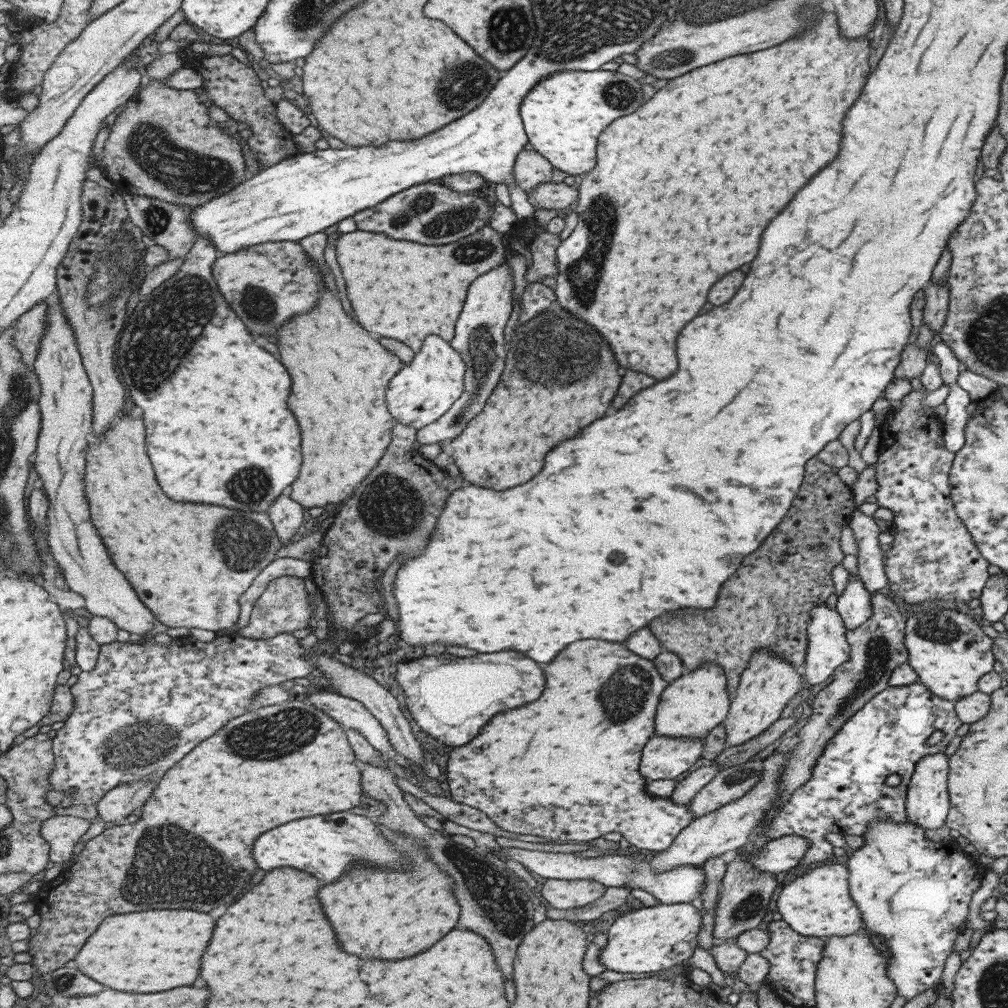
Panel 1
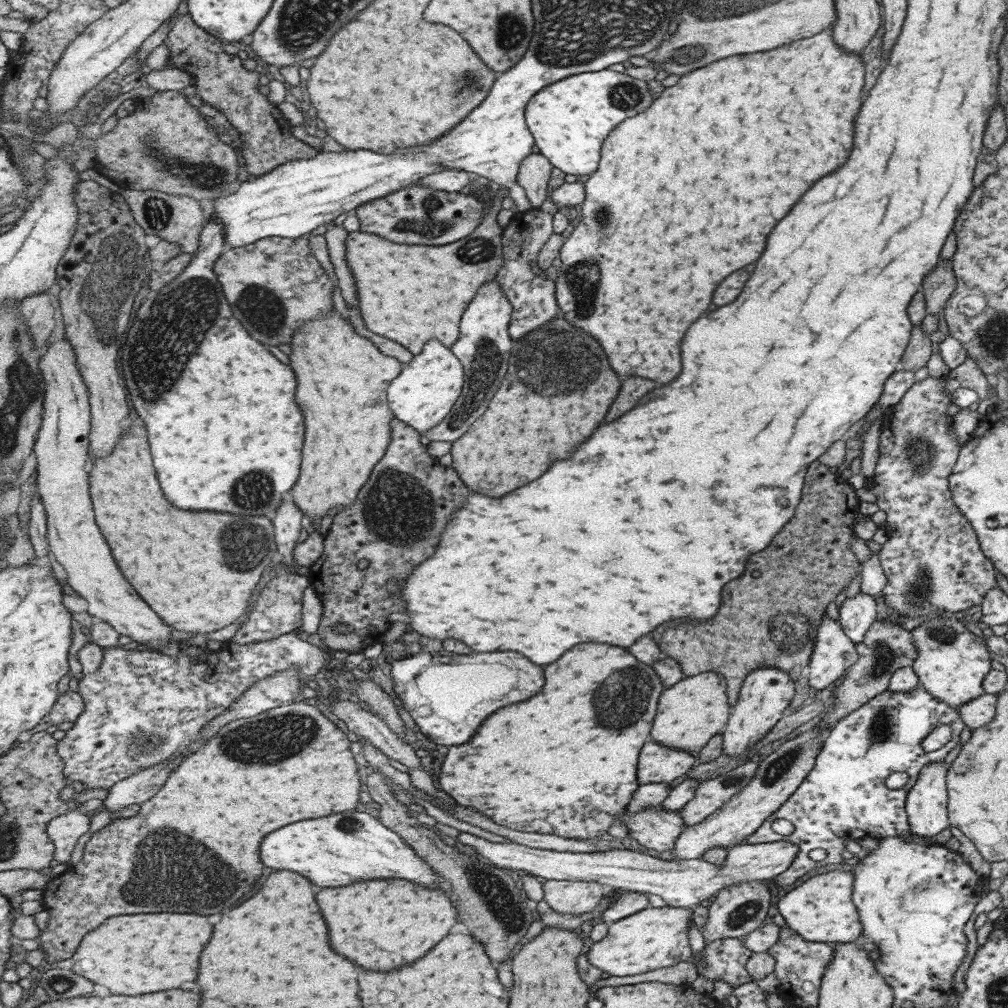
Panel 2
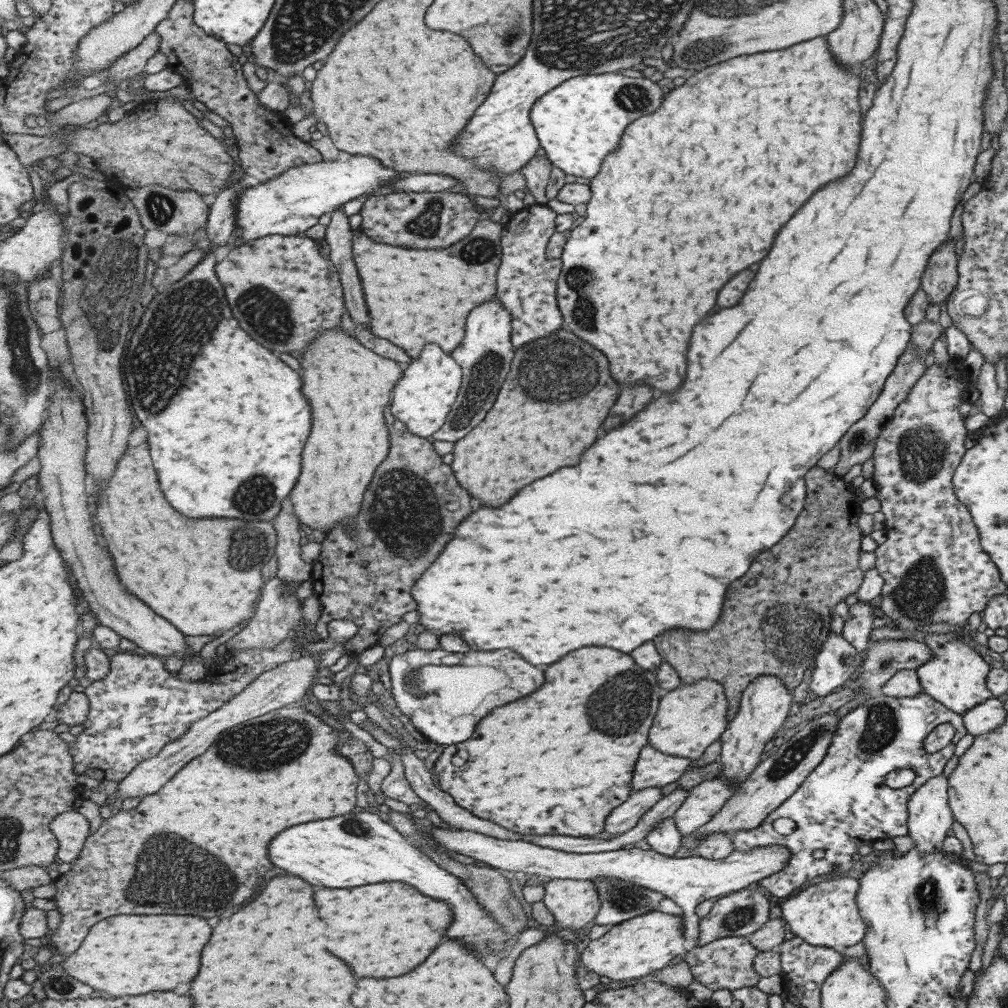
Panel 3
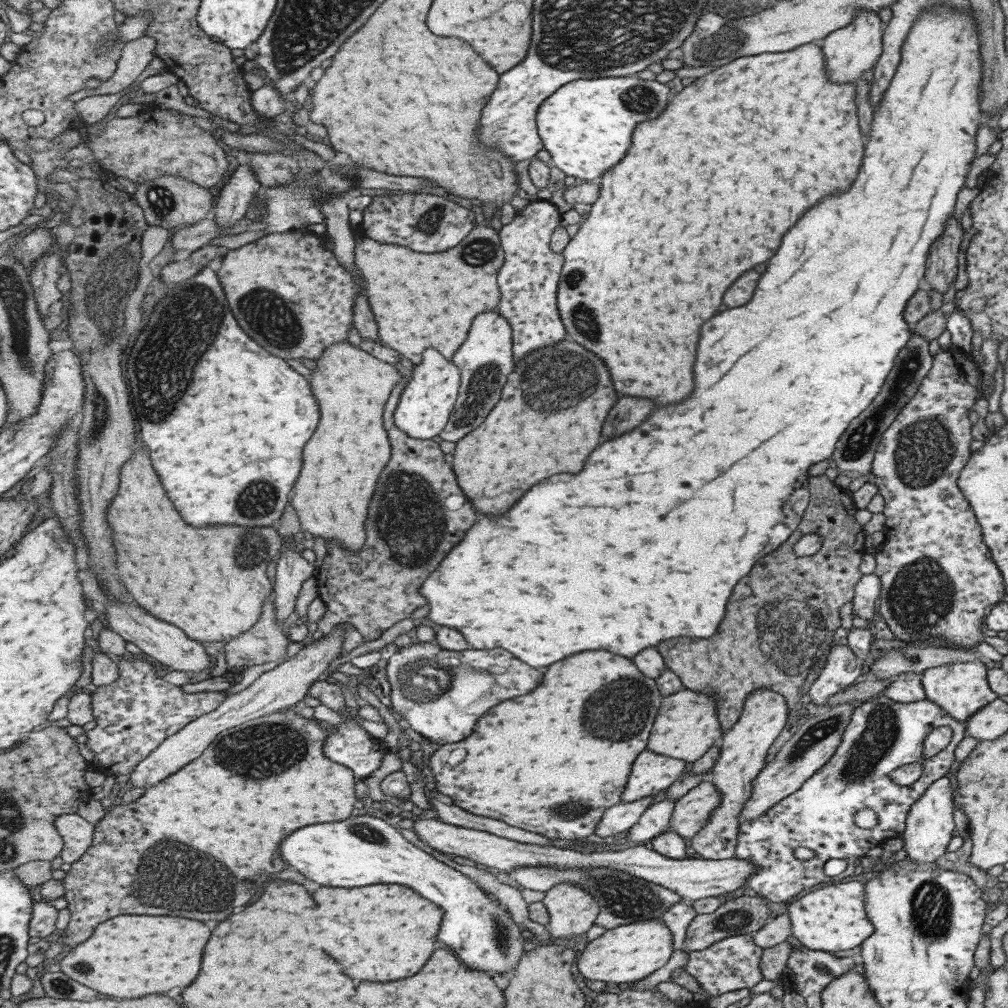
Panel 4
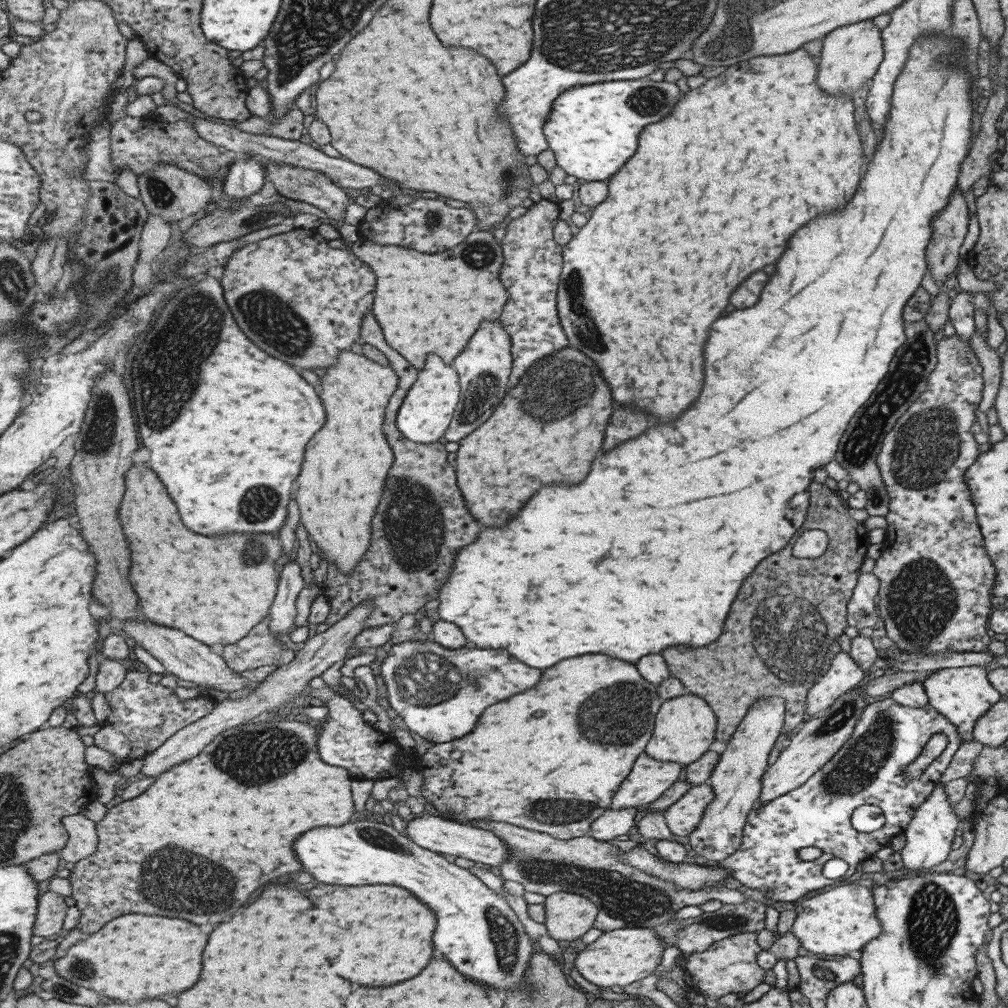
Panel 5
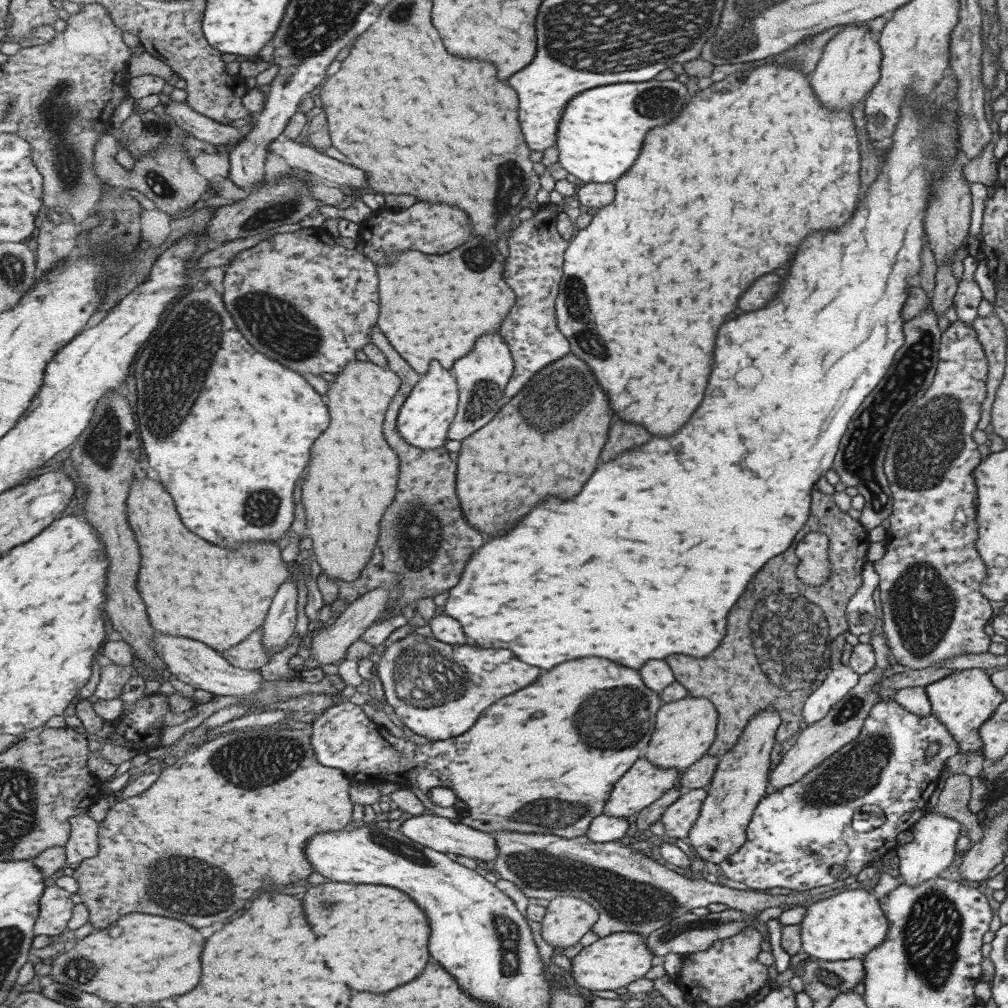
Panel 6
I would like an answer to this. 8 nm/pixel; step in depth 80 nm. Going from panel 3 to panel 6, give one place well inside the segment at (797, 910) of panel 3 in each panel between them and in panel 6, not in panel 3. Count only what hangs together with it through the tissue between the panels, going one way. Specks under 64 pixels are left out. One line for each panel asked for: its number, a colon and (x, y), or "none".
4: (832, 917)
5: (841, 920)
6: (839, 927)

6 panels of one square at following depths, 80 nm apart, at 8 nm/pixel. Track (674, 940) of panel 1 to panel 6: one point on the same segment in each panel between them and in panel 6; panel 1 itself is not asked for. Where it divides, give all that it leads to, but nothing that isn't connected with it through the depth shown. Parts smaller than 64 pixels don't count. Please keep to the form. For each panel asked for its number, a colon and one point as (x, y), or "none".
2: (653, 938)
3: (640, 945)
4: (626, 953)
5: (618, 957)
6: (615, 960)

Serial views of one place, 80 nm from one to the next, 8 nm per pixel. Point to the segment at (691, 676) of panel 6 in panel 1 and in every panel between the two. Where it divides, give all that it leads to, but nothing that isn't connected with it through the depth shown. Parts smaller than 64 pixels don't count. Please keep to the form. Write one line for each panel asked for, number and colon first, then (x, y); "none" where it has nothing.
1: (765, 605)
2: (767, 617)
3: (774, 617)
4: (780, 619)
5: (775, 644)

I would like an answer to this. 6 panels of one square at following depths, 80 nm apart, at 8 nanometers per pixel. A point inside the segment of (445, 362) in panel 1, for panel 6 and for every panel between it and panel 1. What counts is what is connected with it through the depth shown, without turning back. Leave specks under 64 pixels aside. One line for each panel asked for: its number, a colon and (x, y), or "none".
2: (429, 386)
3: (423, 398)
4: (427, 401)
5: (428, 409)
6: (424, 420)

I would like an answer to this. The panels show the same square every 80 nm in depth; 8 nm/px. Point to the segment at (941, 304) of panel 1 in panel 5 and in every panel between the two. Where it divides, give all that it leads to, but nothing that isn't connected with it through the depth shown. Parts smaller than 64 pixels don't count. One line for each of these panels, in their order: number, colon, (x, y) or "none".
2: (936, 288)
3: (937, 282)
4: (940, 266)
5: (949, 226)

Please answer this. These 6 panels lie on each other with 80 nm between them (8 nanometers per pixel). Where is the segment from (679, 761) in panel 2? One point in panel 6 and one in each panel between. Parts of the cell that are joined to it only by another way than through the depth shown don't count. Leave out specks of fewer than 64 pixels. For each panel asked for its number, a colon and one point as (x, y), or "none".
3: (653, 768)
4: (651, 772)
5: (648, 778)
6: (643, 783)

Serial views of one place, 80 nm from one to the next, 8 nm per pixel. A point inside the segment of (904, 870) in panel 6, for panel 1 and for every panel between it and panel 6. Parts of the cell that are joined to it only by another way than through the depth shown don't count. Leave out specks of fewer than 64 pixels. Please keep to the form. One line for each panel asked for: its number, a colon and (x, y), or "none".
1: (926, 805)
2: (925, 803)
3: (928, 816)
4: (929, 823)
5: (928, 835)

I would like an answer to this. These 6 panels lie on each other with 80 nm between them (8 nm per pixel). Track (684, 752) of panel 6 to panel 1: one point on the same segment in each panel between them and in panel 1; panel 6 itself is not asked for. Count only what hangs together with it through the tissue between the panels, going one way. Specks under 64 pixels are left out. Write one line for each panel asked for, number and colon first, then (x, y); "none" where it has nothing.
1: (696, 702)
2: (689, 713)
3: (688, 718)
4: (686, 724)
5: (684, 726)

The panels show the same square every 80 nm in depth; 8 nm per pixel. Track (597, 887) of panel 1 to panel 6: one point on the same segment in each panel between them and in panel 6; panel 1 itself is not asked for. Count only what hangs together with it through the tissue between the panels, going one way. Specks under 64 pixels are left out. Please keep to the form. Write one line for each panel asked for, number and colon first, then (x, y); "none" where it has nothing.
2: (563, 896)
3: (573, 903)
4: (572, 910)
5: (567, 916)
6: (566, 919)

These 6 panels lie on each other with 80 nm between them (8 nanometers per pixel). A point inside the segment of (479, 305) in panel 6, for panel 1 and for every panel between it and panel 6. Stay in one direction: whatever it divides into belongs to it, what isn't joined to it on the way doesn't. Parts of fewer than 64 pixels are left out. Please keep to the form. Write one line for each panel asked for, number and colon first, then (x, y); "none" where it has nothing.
1: (404, 290)
2: (413, 294)
3: (416, 297)
4: (419, 301)
5: (426, 303)

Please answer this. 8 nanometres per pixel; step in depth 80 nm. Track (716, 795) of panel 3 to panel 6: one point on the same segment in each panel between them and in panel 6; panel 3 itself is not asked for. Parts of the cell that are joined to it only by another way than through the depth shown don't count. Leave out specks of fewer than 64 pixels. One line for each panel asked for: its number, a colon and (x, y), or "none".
4: (691, 811)
5: (682, 816)
6: (678, 817)

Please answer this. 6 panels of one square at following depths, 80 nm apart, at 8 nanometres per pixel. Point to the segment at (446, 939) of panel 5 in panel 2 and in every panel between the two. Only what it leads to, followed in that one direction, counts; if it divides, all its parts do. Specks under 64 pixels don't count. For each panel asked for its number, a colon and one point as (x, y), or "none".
2: (337, 850)
3: (360, 848)
4: (362, 850)

